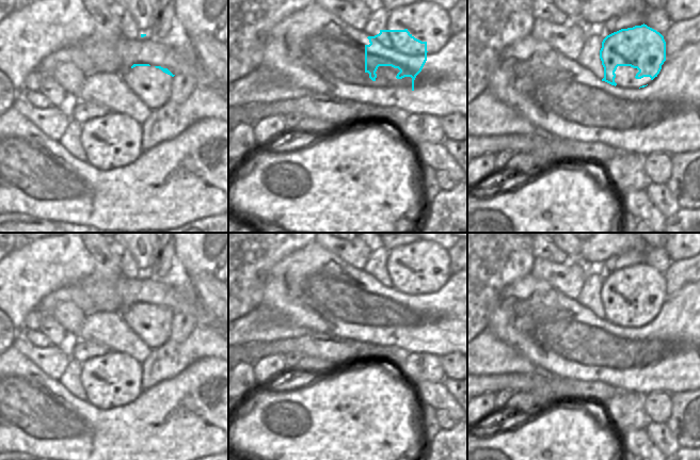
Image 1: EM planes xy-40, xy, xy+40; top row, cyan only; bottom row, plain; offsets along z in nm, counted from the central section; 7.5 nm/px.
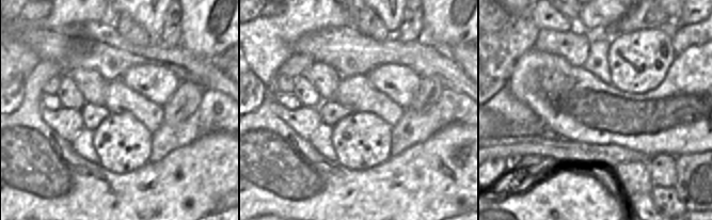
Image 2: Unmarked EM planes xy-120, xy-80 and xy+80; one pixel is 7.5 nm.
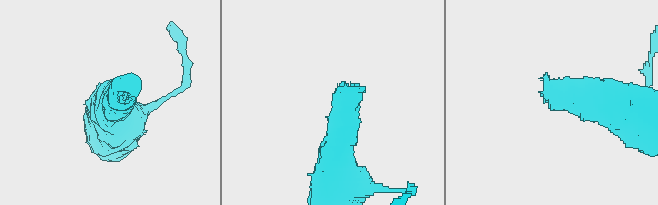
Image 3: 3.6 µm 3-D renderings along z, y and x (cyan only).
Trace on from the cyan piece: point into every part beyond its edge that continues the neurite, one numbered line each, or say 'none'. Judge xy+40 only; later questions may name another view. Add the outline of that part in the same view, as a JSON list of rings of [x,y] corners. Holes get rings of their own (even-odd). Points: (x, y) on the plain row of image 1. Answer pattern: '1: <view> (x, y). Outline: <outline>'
none

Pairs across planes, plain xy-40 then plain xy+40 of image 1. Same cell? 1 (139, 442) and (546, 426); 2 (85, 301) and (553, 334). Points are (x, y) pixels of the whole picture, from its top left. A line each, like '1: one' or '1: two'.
1: one
2: two

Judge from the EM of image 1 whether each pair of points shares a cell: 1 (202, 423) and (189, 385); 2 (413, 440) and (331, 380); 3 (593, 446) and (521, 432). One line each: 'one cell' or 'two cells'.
1: one cell
2: two cells
3: one cell

